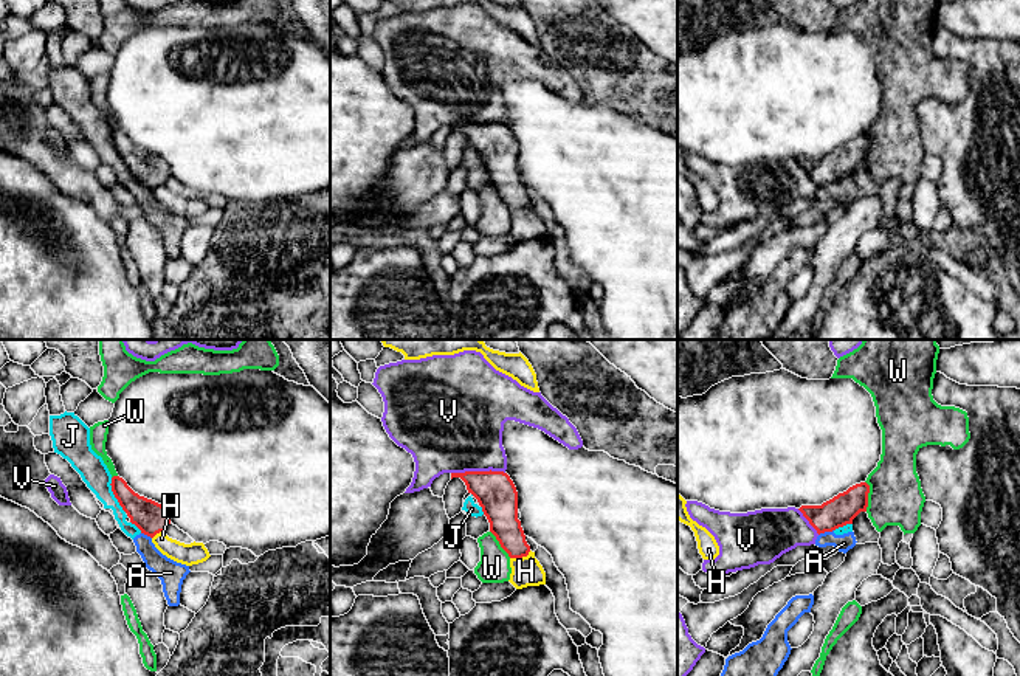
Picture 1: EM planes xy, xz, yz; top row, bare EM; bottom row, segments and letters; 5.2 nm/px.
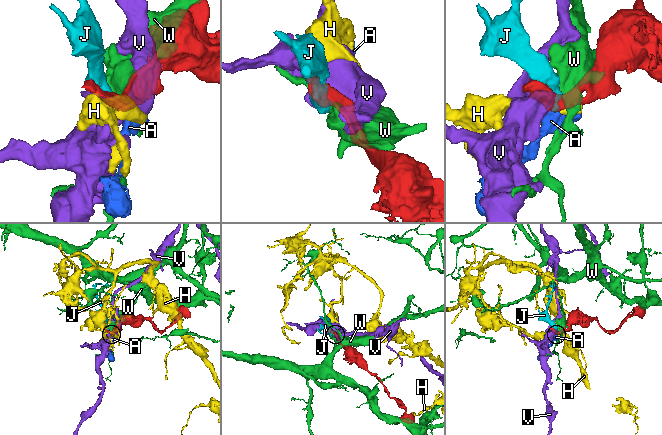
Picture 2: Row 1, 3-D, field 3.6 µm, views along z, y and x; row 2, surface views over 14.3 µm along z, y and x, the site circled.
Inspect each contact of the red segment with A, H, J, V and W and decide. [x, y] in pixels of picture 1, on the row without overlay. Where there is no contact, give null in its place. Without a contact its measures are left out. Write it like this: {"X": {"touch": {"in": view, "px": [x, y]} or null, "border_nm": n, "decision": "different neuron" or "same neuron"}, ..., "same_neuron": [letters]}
{"A": {"touch": {"in": "yz", "px": [825, 183]}, "border_nm": 90, "decision": "different neuron"}, "H": {"touch": {"in": "xz", "px": [520, 210]}, "border_nm": 120, "decision": "different neuron"}, "J": {"touch": {"in": "xy", "px": [113, 146]}, "border_nm": 200, "decision": "different neuron"}, "V": {"touch": {"in": "xz", "px": [478, 124]}, "border_nm": 280, "decision": "different neuron"}, "W": {"touch": {"in": "yz", "px": [867, 149]}, "border_nm": 160, "decision": "different neuron"}, "same_neuron": []}

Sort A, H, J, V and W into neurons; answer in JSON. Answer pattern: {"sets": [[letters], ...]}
{"sets": [["A", "J"], ["H"], ["V"], ["W"]]}

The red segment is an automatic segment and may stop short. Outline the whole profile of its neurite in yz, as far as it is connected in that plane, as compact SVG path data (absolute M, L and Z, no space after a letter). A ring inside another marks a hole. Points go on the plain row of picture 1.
M860 135L822 158L801 158L798 163L820 188L853 177L860 164L867 164L868 146L870 138Z

